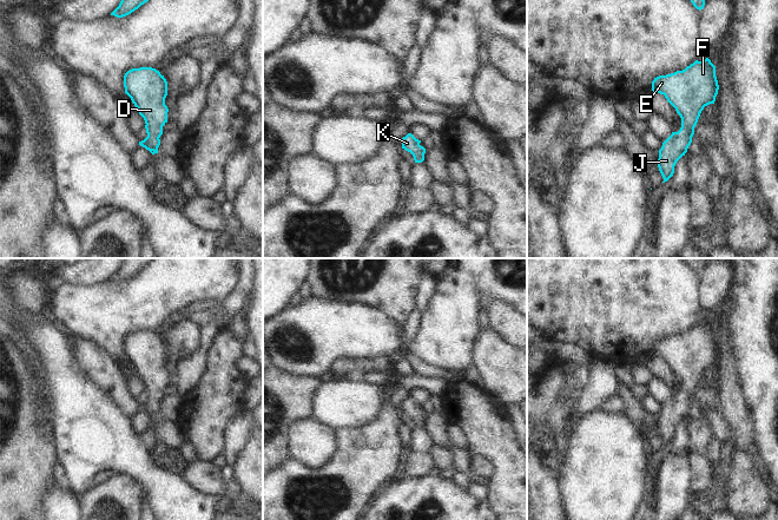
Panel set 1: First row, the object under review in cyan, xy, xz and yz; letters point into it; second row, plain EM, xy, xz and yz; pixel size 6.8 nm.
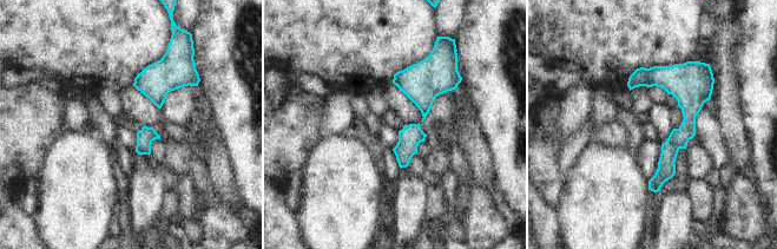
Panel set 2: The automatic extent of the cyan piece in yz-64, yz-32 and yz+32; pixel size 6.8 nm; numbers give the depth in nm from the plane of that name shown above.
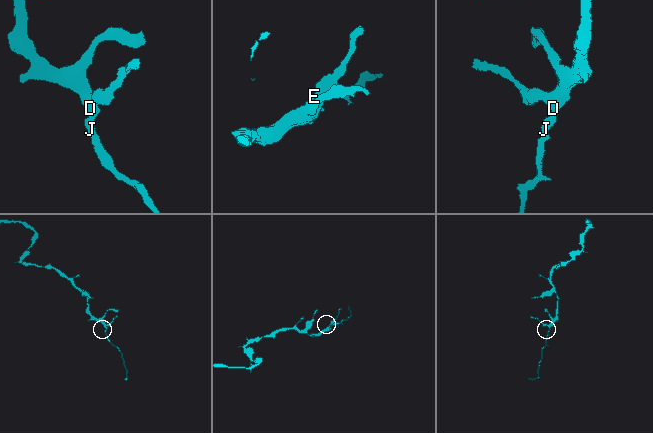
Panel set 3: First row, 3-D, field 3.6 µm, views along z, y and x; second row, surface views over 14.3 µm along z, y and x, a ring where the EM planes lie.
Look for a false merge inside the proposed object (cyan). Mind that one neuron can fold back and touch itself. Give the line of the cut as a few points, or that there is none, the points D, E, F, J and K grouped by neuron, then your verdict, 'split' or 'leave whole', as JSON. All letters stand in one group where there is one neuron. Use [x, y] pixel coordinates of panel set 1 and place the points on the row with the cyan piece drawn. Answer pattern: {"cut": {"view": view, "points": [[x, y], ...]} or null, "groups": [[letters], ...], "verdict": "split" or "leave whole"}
{"cut": null, "groups": [["D", "E", "F", "J", "K"]], "verdict": "leave whole"}

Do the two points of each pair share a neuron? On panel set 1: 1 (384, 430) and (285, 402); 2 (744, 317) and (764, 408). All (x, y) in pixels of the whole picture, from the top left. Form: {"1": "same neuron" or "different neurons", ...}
{"1": "different neurons", "2": "same neuron"}

